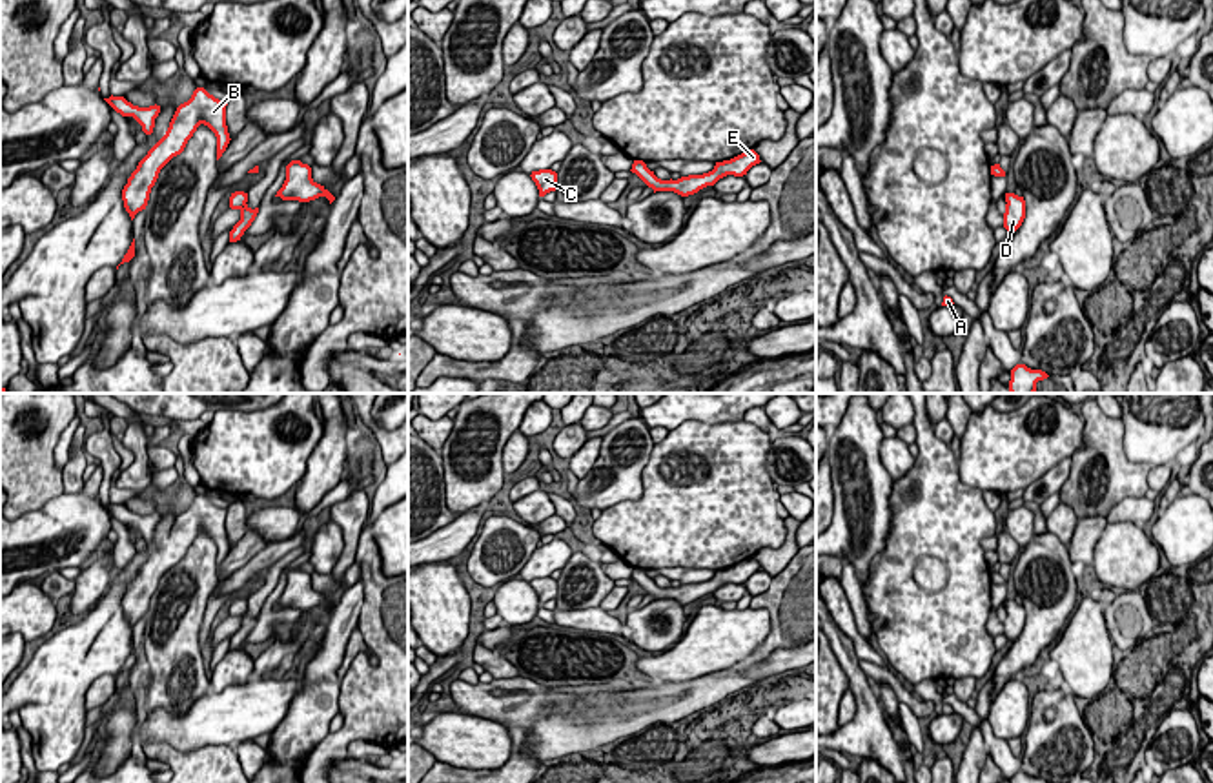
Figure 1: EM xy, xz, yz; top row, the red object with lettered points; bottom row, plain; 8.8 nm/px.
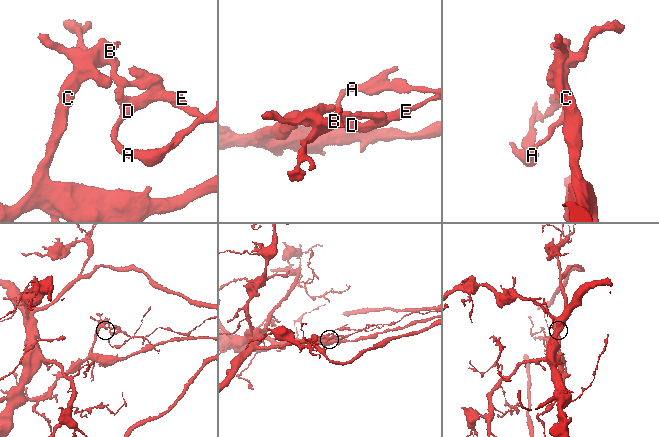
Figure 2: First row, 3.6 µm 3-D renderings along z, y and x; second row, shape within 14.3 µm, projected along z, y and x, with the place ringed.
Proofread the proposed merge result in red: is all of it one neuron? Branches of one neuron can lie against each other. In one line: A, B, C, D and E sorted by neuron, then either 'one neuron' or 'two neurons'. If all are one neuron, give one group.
A D E / B C | two neurons

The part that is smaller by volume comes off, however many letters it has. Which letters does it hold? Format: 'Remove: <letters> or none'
Remove: A, D, E

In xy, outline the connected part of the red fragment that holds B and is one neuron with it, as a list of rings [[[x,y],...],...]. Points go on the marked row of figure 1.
[[[197,87],[191,98],[177,107],[166,135],[138,162],[122,189],[124,208],[131,220],[146,209],[160,169],[184,151],[200,124],[215,133],[217,160],[222,157],[231,140],[226,126],[226,106],[226,100],[215,98],[204,87]]]

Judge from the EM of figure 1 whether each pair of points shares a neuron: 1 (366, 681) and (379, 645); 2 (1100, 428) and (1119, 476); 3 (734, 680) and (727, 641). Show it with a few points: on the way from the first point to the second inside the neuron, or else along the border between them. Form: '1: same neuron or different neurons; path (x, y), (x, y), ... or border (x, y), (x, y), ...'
1: same neuron; path (376, 672), (381, 667), (381, 654)
2: same neuron; path (1102, 439), (1110, 465)
3: different neurons; border (764, 638), (733, 665), (691, 678)

